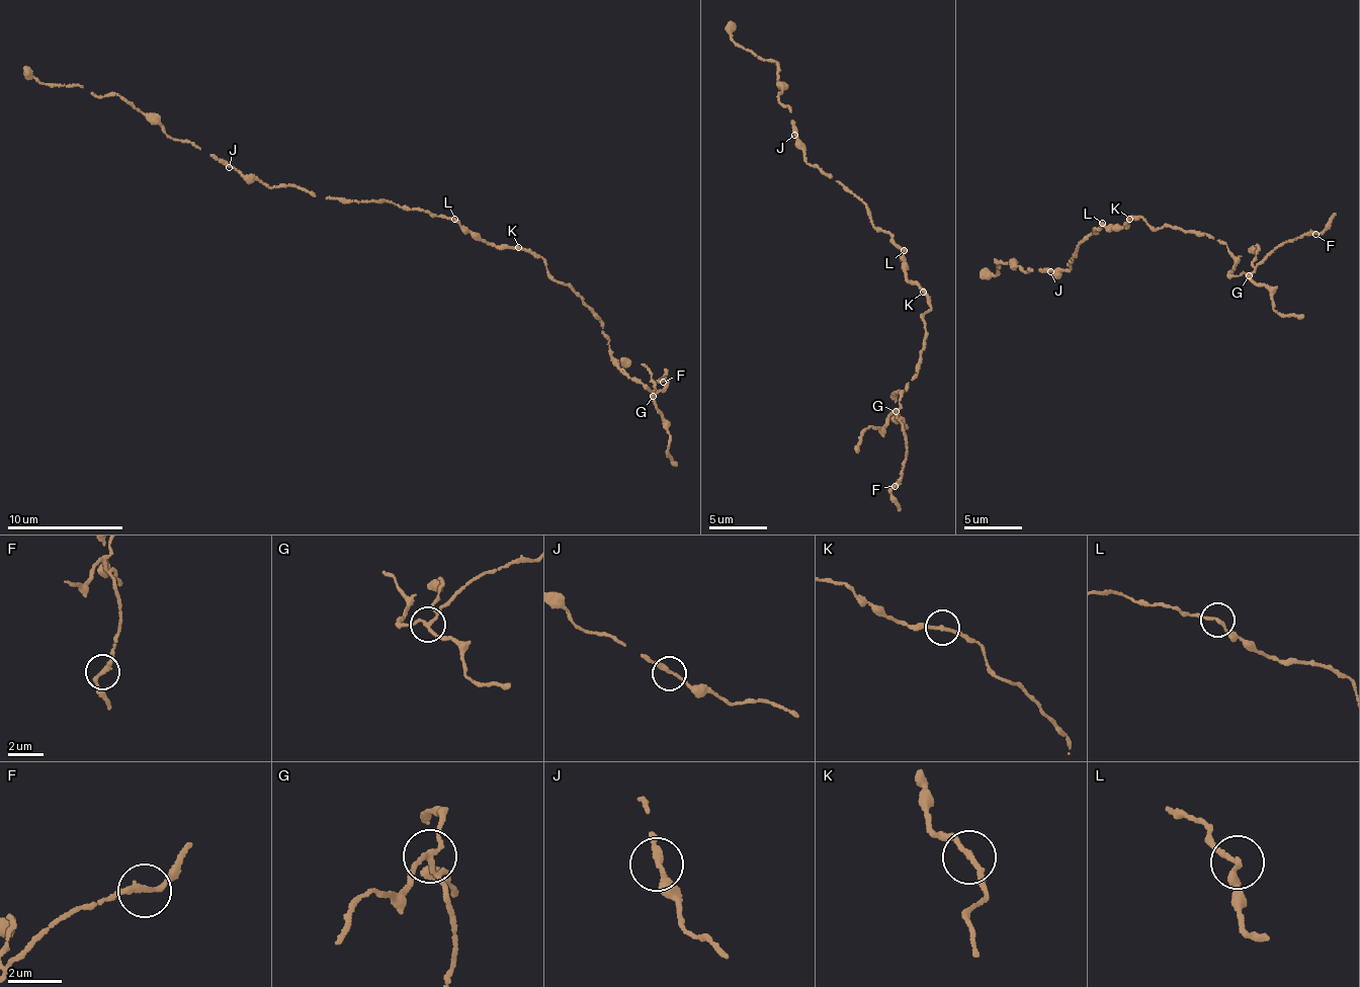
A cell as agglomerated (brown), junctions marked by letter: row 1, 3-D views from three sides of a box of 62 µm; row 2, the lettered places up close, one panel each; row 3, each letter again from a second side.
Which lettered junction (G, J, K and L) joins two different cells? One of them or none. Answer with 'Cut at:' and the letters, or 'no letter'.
Cut at: G

